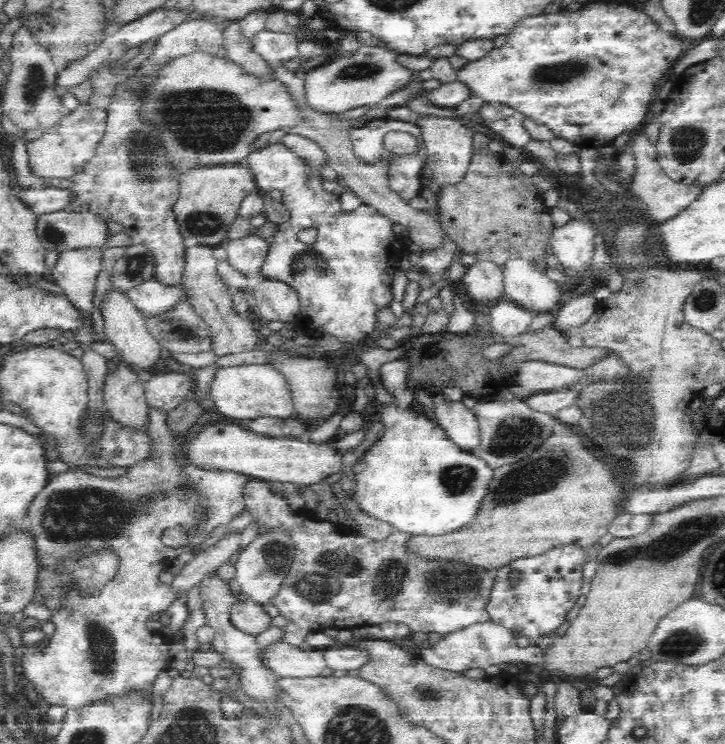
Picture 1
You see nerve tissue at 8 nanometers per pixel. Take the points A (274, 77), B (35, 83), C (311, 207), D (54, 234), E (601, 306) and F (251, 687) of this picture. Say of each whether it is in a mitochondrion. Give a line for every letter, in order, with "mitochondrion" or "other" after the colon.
A: other
B: mitochondrion
C: other
D: mitochondrion
E: other
F: other

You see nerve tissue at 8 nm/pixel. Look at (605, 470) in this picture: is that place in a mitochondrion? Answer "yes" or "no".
yes

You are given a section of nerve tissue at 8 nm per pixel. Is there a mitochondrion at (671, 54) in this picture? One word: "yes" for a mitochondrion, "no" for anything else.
no

